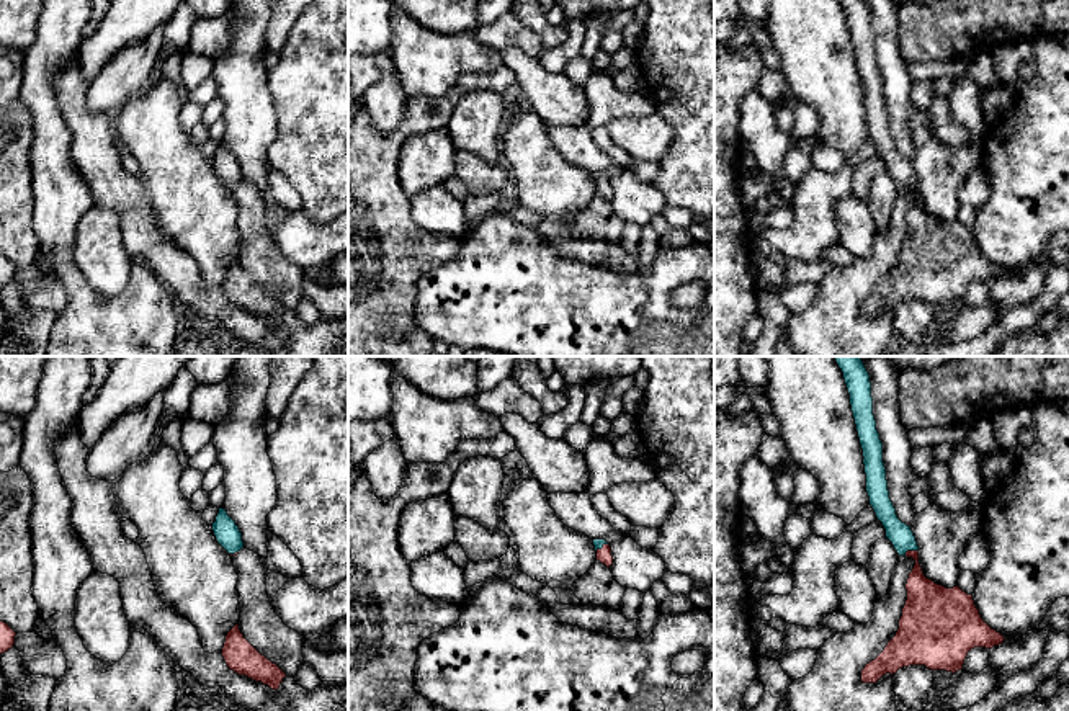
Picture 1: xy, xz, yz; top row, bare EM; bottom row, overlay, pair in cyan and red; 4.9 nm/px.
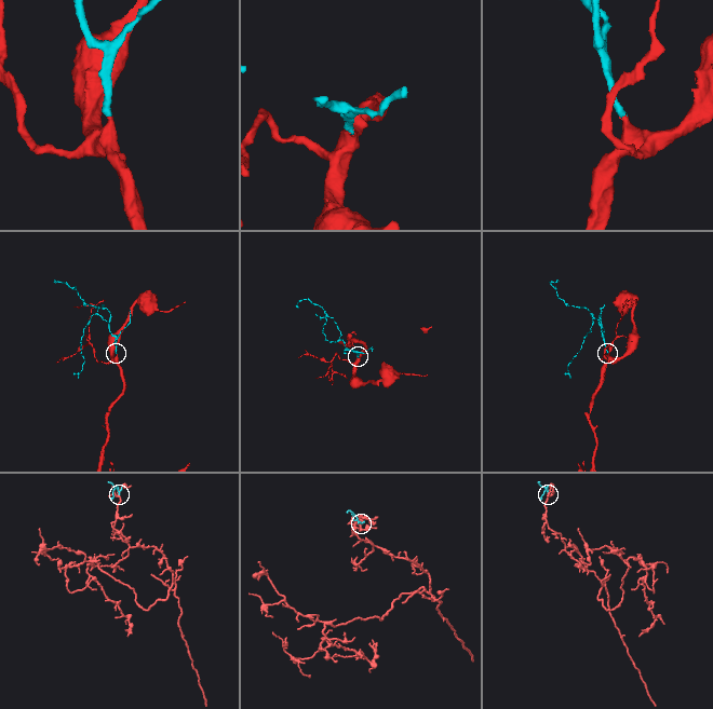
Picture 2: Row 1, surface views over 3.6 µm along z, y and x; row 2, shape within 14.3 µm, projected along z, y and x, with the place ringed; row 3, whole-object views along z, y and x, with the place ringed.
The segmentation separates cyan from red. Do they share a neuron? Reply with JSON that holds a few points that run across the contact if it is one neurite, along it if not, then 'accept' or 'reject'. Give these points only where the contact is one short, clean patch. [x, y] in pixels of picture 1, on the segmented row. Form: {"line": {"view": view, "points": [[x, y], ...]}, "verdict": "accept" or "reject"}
{"line": {"view": "yz", "points": [[901, 535], [911, 550], [924, 597]]}, "verdict": "accept"}

